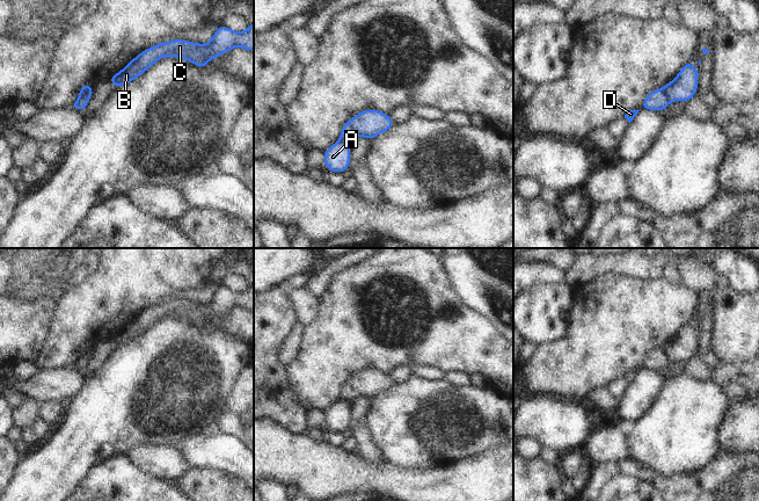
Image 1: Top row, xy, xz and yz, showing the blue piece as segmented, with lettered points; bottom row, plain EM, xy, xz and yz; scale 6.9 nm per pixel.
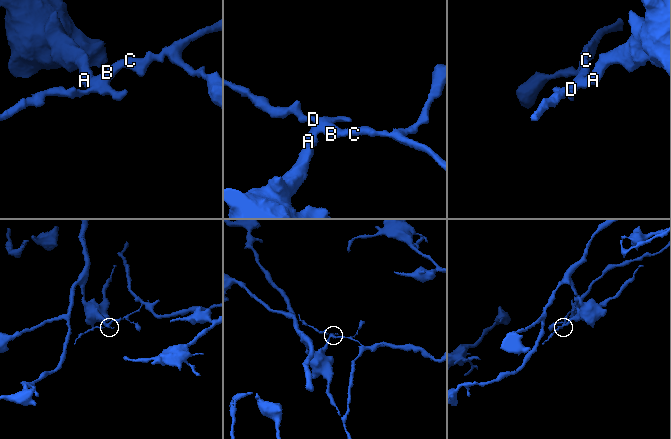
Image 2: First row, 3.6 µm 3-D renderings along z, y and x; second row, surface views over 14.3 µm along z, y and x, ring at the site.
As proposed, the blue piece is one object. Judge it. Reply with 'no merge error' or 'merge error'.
merge error

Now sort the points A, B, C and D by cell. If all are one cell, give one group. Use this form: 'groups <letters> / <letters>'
groups A / B C D

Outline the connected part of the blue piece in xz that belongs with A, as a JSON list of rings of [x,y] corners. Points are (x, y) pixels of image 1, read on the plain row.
[[[340,399],[324,413],[324,424],[331,431],[343,433],[349,428],[351,401]]]

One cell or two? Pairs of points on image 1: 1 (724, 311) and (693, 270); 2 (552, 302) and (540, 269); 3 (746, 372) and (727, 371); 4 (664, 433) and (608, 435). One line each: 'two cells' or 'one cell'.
1: one cell
2: two cells
3: one cell
4: two cells

